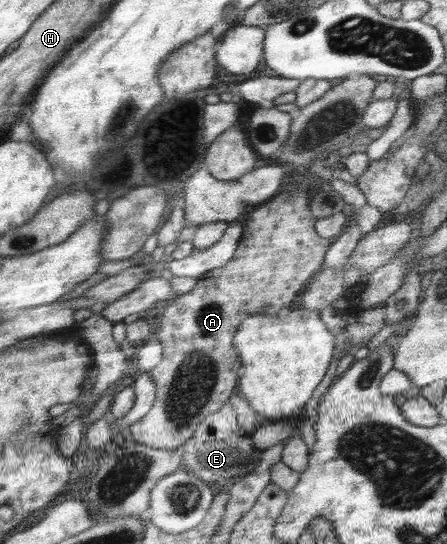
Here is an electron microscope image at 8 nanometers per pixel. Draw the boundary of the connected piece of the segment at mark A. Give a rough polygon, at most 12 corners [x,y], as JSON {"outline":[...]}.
{"outline":[[308,185],[250,211],[236,252],[164,303],[131,441],[186,444],[244,376],[234,332],[328,268]]}

